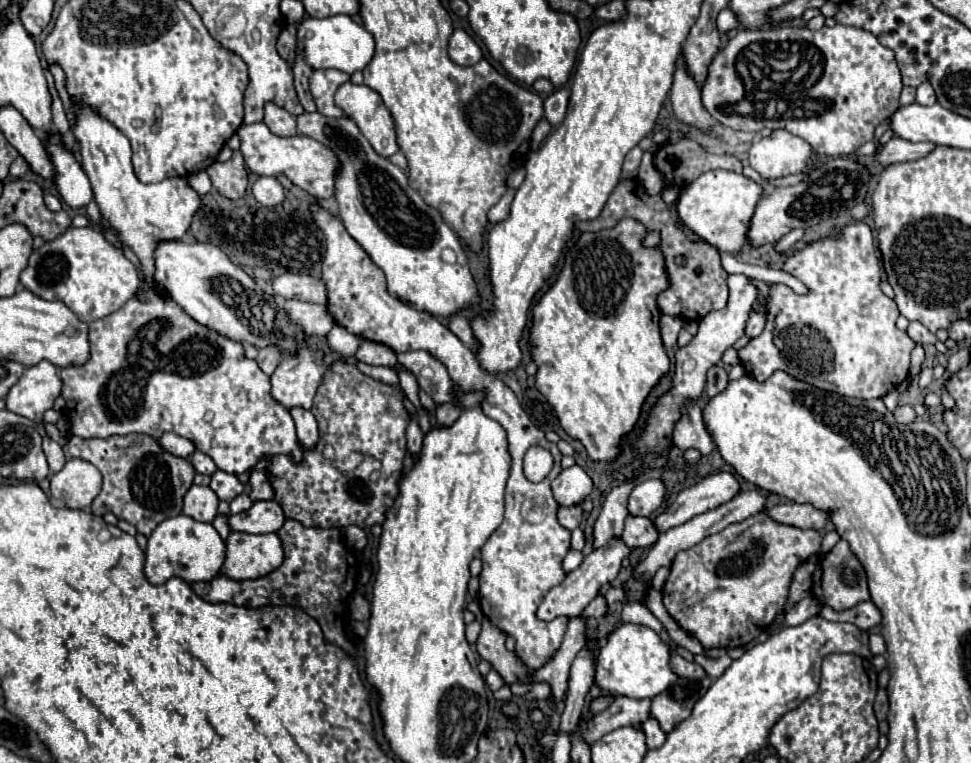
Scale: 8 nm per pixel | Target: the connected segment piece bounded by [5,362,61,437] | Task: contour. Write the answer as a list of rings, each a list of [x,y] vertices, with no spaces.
[[[39,362],[23,372],[19,382],[7,392],[5,408],[35,422],[42,437],[46,436],[43,414],[61,394],[61,378],[51,362]]]

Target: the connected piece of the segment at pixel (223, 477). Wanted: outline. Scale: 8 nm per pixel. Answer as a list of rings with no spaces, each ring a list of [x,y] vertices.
[[[217,470],[211,476],[209,488],[217,494],[219,500],[225,500],[225,502],[231,502],[235,496],[239,496],[243,492],[243,484],[237,480],[237,476],[227,474],[223,470]]]

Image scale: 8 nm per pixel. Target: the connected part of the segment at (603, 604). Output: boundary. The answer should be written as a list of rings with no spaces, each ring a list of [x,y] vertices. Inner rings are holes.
[[[599,594],[595,600],[589,602],[589,606],[581,612],[581,616],[583,616],[583,618],[601,618],[601,616],[607,614],[607,610],[609,610],[607,600],[605,600],[603,594]]]

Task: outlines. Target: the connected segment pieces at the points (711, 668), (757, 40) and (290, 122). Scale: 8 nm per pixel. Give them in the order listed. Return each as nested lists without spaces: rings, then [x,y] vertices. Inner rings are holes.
[[[727,654],[715,659],[710,659],[705,655],[695,655],[694,660],[712,679],[720,677],[732,663],[732,659]]]
[[[835,24],[833,28],[823,26],[817,32],[777,26],[769,30],[739,30],[709,64],[707,80],[701,86],[701,100],[705,110],[723,126],[743,132],[783,128],[809,142],[819,156],[839,158],[853,154],[861,144],[873,140],[877,124],[899,108],[901,88],[895,52],[881,46],[871,32],[845,24]]]
[[[271,102],[265,106],[265,120],[267,128],[277,136],[297,136],[297,122],[287,110],[273,106]]]

